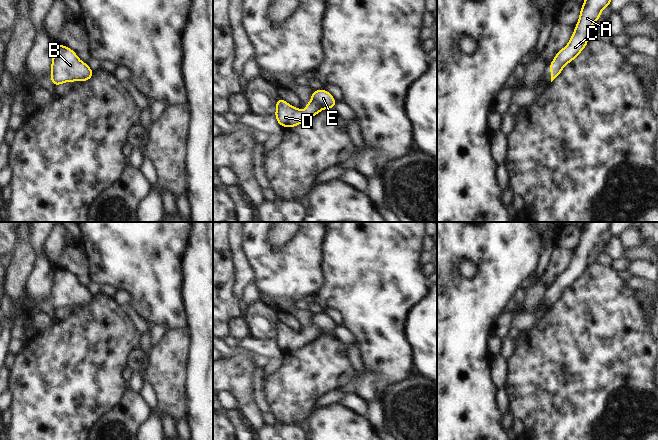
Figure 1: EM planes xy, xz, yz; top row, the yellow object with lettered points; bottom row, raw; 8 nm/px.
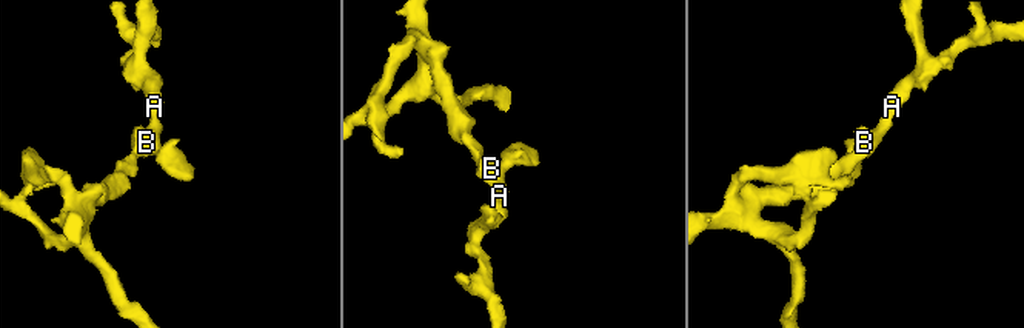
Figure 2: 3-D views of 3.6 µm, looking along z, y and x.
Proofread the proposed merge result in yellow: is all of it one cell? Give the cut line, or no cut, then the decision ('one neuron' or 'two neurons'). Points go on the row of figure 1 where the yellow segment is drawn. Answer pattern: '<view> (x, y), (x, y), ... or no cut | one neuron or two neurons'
no cut | one neuron

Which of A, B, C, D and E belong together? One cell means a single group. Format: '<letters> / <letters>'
A B C D E

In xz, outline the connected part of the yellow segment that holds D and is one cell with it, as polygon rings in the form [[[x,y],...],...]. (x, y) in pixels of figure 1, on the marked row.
[[[316,90],[312,93],[311,101],[306,105],[306,111],[301,112],[300,108],[294,108],[287,102],[279,98],[276,102],[276,119],[277,122],[283,127],[294,127],[306,119],[316,115],[324,108],[334,108],[336,101],[332,95],[326,90]]]

